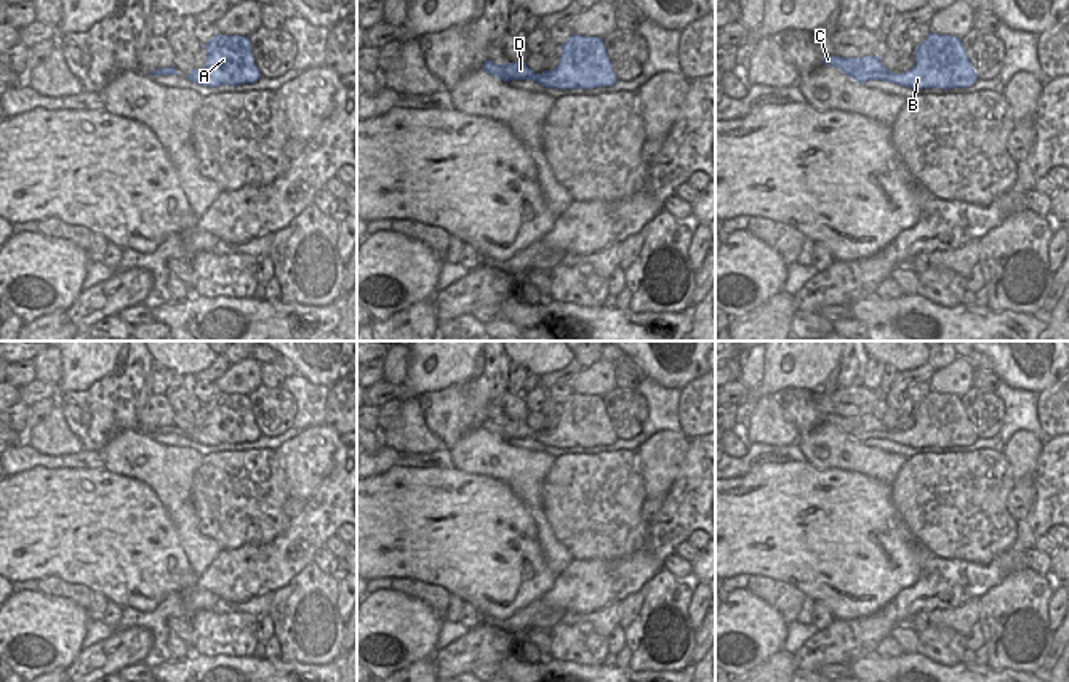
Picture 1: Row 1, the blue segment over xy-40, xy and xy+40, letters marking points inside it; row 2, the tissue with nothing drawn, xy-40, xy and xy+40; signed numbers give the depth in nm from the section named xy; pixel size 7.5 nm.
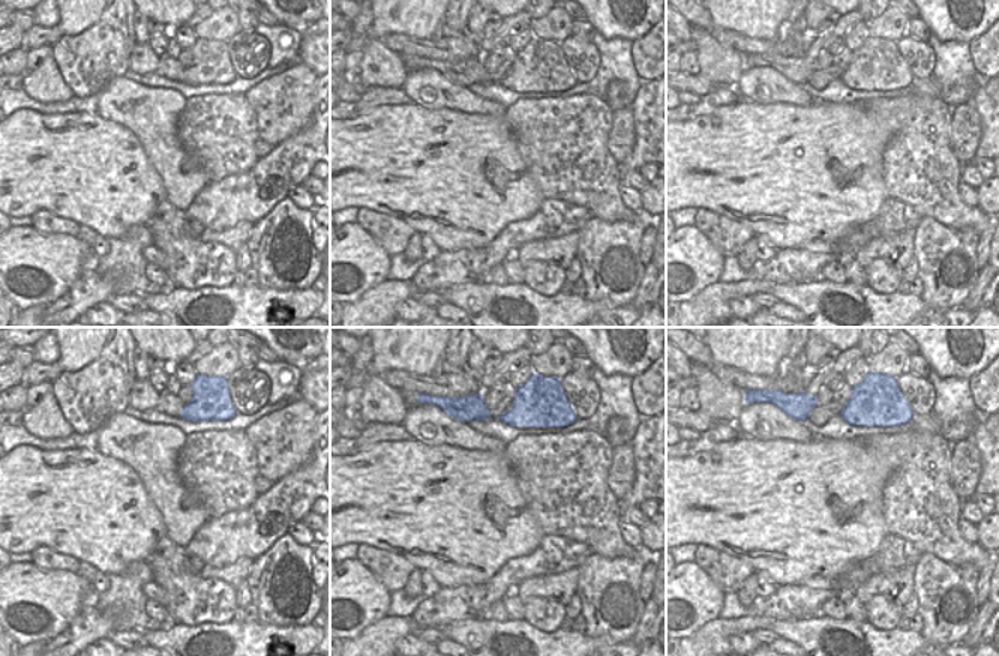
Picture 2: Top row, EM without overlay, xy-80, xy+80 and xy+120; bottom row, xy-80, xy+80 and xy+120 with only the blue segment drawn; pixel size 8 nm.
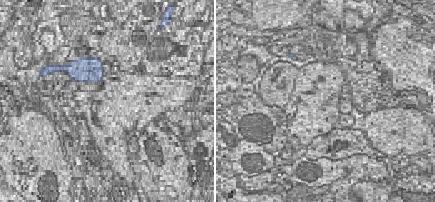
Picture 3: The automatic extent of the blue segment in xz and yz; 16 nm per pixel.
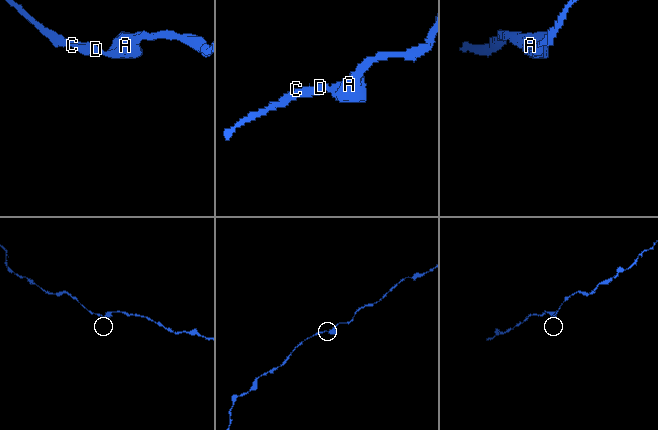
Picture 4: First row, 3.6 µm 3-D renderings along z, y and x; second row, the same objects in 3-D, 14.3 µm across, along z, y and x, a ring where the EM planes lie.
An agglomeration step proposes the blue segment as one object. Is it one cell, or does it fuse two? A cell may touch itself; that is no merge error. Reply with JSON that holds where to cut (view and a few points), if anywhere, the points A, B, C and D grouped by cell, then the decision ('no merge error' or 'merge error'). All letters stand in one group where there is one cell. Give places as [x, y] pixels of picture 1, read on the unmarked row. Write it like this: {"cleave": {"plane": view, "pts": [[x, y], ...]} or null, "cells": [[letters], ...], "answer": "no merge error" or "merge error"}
{"cleave": null, "cells": [["A", "B", "C", "D"]], "answer": "no merge error"}

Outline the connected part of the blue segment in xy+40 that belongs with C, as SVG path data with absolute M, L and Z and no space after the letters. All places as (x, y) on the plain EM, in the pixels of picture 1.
M930 391L915 407L915 424L904 432L885 427L880 415L840 416L823 415L823 423L840 427L856 440L893 440L912 448L923 447L968 447L978 434L967 415L962 397Z

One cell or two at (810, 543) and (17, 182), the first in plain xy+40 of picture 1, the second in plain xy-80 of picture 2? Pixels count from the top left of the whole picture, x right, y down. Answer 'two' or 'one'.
one

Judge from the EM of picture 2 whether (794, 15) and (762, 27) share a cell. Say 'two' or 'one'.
two

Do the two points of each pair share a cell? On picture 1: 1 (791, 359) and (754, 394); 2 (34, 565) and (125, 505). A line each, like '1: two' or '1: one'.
1: one
2: one

